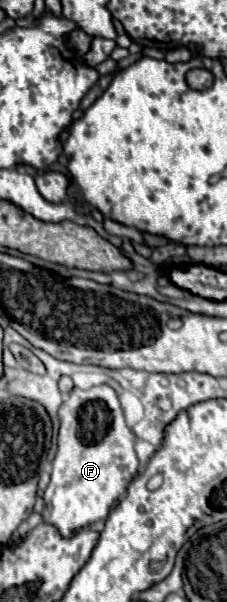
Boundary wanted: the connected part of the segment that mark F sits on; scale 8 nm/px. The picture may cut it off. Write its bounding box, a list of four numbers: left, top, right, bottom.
[42,385,138,539]

